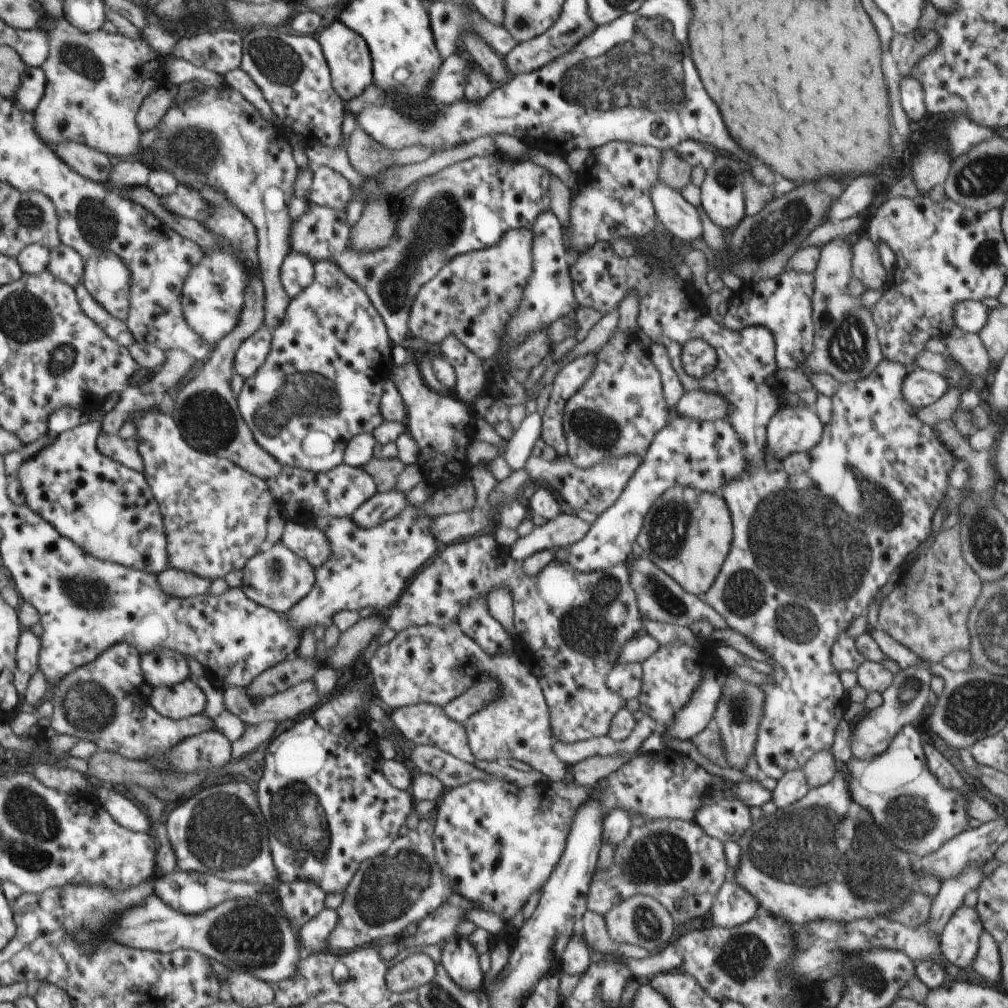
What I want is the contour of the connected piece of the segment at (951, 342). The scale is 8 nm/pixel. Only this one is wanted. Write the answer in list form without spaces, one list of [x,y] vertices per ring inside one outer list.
[[[956,327],[944,340],[953,360],[972,378],[984,377],[993,370],[993,364],[979,334],[970,334]]]

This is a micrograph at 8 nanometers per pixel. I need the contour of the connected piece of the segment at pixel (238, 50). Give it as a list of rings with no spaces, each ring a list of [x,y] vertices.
[[[220,30],[213,33],[186,36],[178,40],[174,50],[166,58],[183,59],[196,67],[207,66],[218,75],[224,76],[241,68],[243,39],[234,32]]]

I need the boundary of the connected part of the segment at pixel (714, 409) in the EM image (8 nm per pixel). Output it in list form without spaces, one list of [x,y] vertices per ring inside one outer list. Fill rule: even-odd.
[[[692,390],[684,392],[676,410],[678,415],[684,416],[684,418],[692,418],[692,420],[700,420],[700,422],[716,421],[726,418],[728,404],[726,404],[726,398],[720,394]]]

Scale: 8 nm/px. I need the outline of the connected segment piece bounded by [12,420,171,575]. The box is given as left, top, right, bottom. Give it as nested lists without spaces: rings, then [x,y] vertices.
[[[89,420],[62,432],[50,446],[24,460],[12,479],[20,482],[27,506],[52,523],[65,538],[70,538],[86,554],[158,575],[171,568],[167,550],[168,532],[164,526],[162,510],[154,499],[153,487],[149,486],[148,480],[140,471],[108,458],[97,449],[101,428],[101,422]]]

